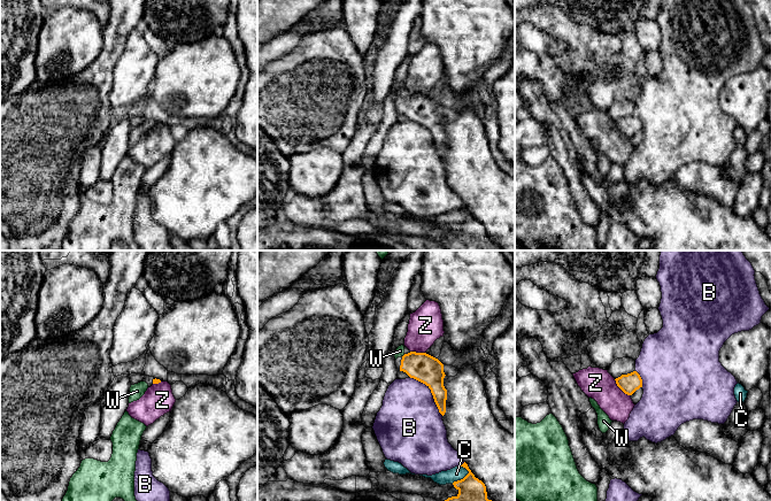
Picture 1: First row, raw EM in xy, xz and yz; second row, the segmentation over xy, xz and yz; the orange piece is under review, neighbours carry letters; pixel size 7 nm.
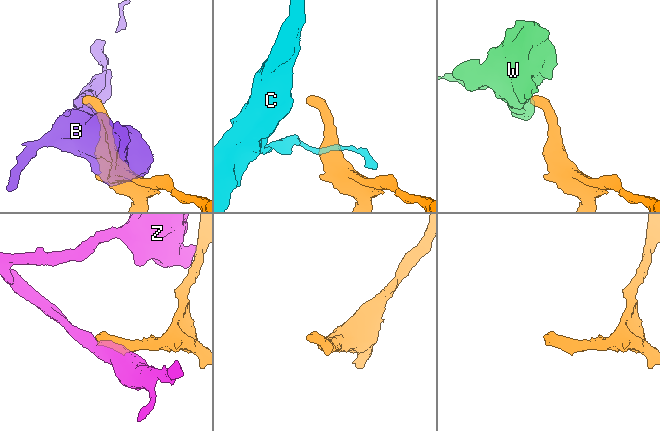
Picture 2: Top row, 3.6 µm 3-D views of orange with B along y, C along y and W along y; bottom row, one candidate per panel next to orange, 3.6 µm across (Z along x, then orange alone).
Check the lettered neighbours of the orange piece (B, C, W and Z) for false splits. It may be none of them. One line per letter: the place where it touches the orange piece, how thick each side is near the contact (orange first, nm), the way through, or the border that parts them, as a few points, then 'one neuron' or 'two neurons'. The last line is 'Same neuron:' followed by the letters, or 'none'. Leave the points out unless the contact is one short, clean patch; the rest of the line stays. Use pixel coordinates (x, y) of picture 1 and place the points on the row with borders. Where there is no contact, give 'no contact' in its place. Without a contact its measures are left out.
B: meets orange in xz at (431, 392); 200 nm thick on the orange side, 420 nm on the other; two neurons
C: meets orange in xz at (461, 479); 180 nm thick on the orange side, 100 nm on the other; border along xz (469, 471), (462, 478), (452, 483); two neurons
W: meets orange in xz at (403, 355); 200 nm thick on the orange side, 60 nm on the other; runs through xz (422, 367), (411, 363), (403, 355), (400, 351); one neuron
Z: meets orange in yz at (621, 388); 140 nm thick on the orange side, 220 nm on the other; border along yz (614, 379), (630, 395); two neurons
Same neuron: W

